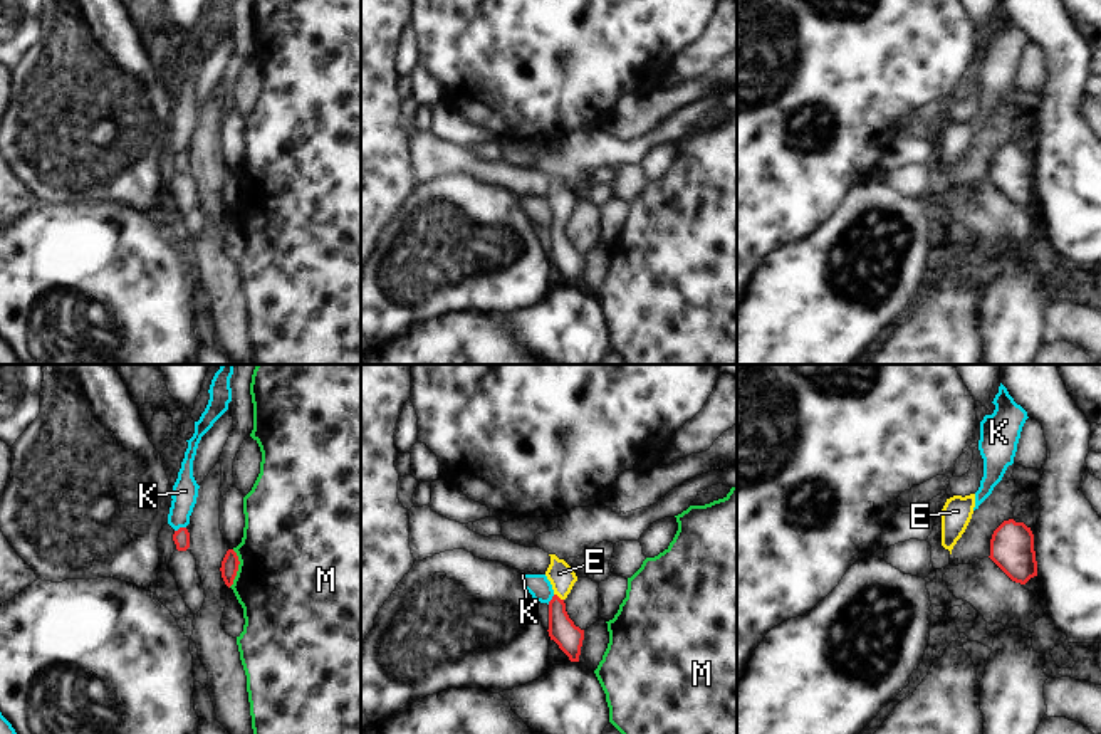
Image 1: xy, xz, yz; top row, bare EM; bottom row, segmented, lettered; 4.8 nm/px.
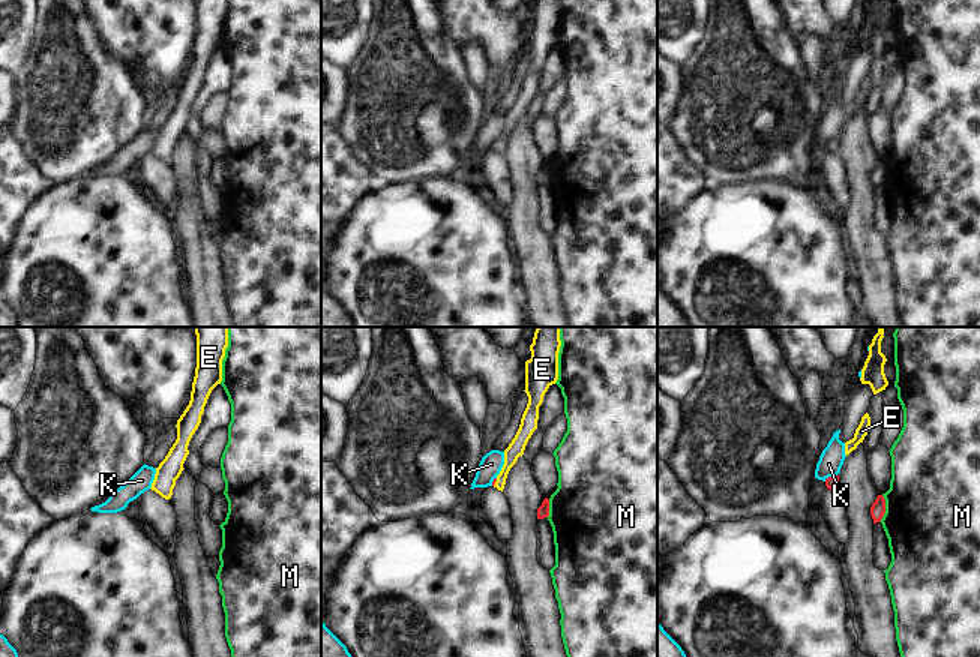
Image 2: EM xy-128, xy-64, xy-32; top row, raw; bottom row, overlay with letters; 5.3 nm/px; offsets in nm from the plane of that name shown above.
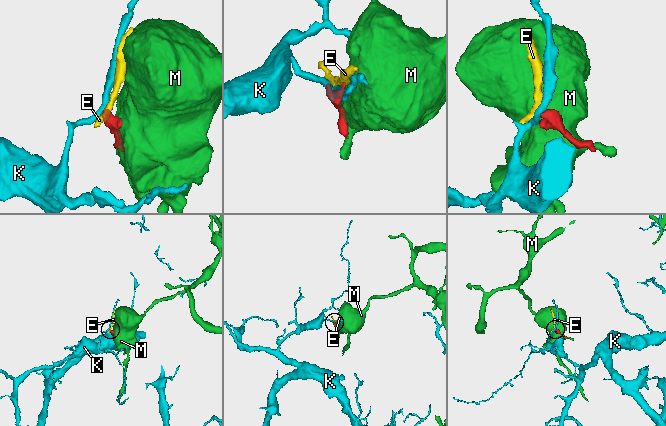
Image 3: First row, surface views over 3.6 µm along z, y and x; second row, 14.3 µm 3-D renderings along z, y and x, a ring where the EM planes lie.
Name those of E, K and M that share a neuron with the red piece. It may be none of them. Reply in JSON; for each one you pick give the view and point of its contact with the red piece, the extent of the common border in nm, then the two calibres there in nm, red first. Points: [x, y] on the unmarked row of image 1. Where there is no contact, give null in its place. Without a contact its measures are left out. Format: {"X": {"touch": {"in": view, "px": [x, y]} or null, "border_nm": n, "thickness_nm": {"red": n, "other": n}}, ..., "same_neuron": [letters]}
{"E": {"touch": {"in": "xz", "px": [558, 220]}, "border_nm": 60, "thickness_nm": {"red": 130, "other": 120}}, "same_neuron": ["E"]}

